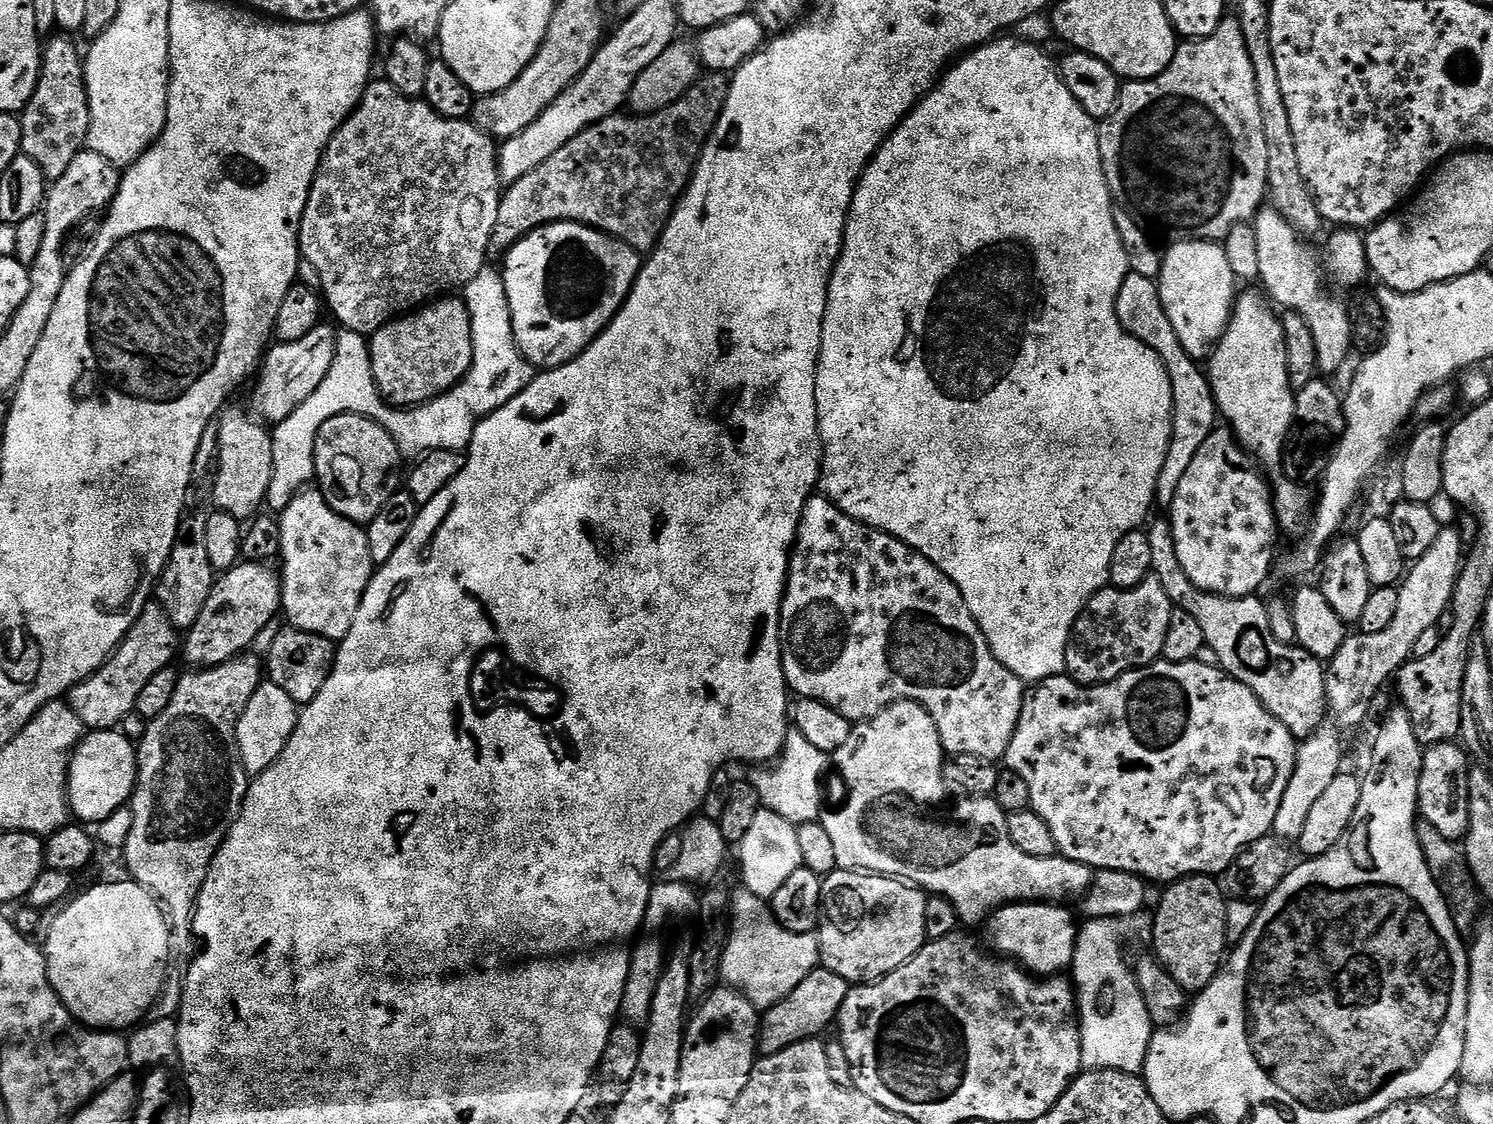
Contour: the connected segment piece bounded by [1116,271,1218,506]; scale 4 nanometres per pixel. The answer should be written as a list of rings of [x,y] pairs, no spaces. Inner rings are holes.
[[[1129,271],[1128,277],[1122,282],[1122,290],[1118,290],[1116,313],[1118,322],[1128,331],[1129,336],[1138,338],[1138,342],[1150,346],[1150,350],[1154,350],[1154,354],[1162,358],[1166,374],[1170,378],[1172,437],[1166,450],[1166,462],[1162,462],[1162,474],[1158,474],[1155,499],[1157,505],[1168,506],[1171,505],[1174,490],[1178,490],[1178,482],[1182,482],[1194,454],[1198,454],[1202,442],[1206,442],[1206,438],[1210,438],[1210,434],[1218,427],[1218,409],[1212,393],[1212,383],[1208,380],[1207,371],[1197,361],[1192,360],[1186,350],[1182,350],[1182,342],[1178,342],[1174,326],[1170,326],[1170,318],[1166,318],[1166,310],[1160,297],[1160,285],[1156,280],[1142,278],[1142,274]]]

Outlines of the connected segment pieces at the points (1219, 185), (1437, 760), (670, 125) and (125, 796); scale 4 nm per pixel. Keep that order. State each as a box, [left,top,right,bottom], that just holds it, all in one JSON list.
[[1099,18,1268,245],[1416,742,1470,841],[488,74,730,261],[68,730,137,824]]

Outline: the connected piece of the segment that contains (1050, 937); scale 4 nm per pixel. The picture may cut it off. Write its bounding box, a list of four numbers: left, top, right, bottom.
[988,902,1078,978]

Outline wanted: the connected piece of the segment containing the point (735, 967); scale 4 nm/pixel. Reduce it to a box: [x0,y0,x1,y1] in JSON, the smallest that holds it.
[720,890,820,1009]

